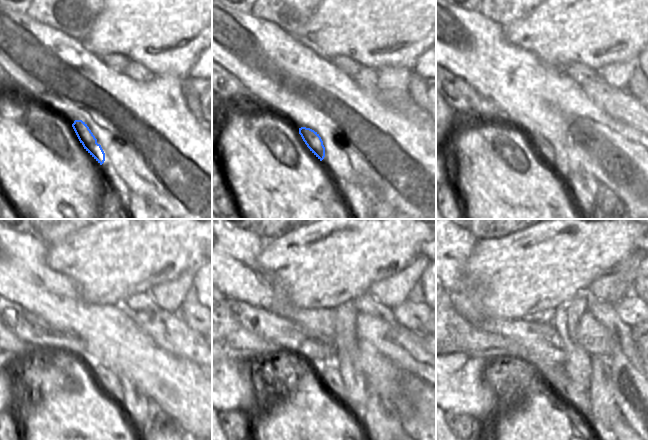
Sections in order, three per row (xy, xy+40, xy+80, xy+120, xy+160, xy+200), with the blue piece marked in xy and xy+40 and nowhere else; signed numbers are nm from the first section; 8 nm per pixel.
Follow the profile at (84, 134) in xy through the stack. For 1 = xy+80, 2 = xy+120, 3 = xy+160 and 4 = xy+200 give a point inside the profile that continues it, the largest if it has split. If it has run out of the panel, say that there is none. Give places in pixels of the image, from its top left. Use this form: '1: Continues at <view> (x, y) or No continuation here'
1: Continues at xy+80 (545, 149)
2: Continues at xy+120 (109, 381)
3: Continues at xy+160 (331, 377)
4: Continues at xy+200 (579, 399)

